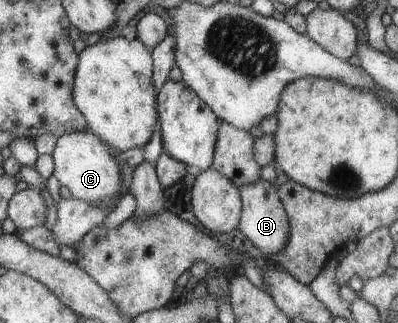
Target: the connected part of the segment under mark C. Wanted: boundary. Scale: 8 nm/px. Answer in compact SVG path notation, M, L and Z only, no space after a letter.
M89 129L60 135L50 153L54 165L52 174L60 186L67 187L73 198L90 204L111 202L115 207L124 194L120 186L118 163L107 149L109 146Z

